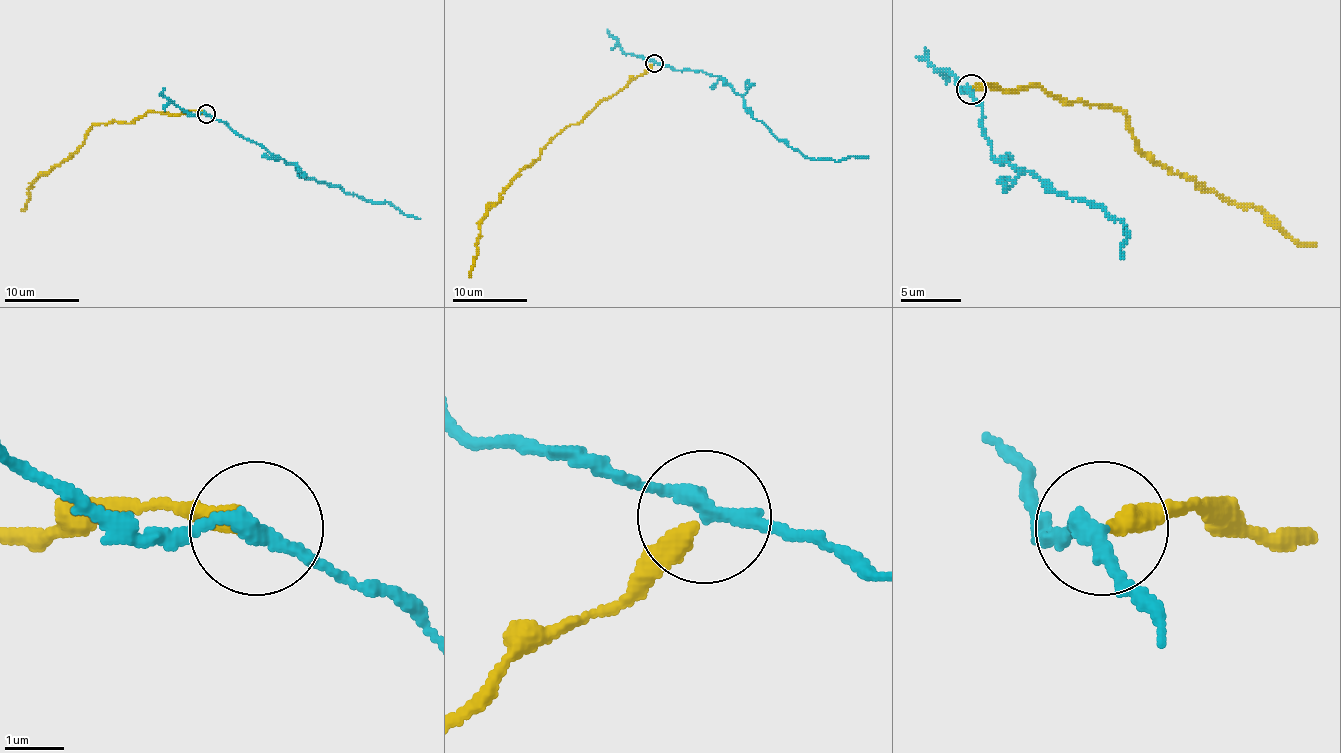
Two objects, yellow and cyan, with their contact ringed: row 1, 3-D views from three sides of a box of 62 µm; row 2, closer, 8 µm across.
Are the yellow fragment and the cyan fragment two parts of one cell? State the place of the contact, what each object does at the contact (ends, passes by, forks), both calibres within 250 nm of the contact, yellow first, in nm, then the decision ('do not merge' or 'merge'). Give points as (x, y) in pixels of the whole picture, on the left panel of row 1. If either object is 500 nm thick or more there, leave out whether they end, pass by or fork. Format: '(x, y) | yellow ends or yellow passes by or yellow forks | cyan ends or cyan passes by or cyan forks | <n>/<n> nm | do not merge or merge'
(206, 113) | yellow ends | cyan passes by | 360/260 nm | do not merge

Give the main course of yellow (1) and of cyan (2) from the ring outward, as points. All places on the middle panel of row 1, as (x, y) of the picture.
1: (654, 64), (594, 107), (579, 122), (566, 126), (536, 160), (519, 173), (480, 225), (480, 238), (469, 277)
2: (654, 63), (719, 76), (741, 96), (752, 117), (808, 158), (840, 161), (853, 156), (868, 158)

